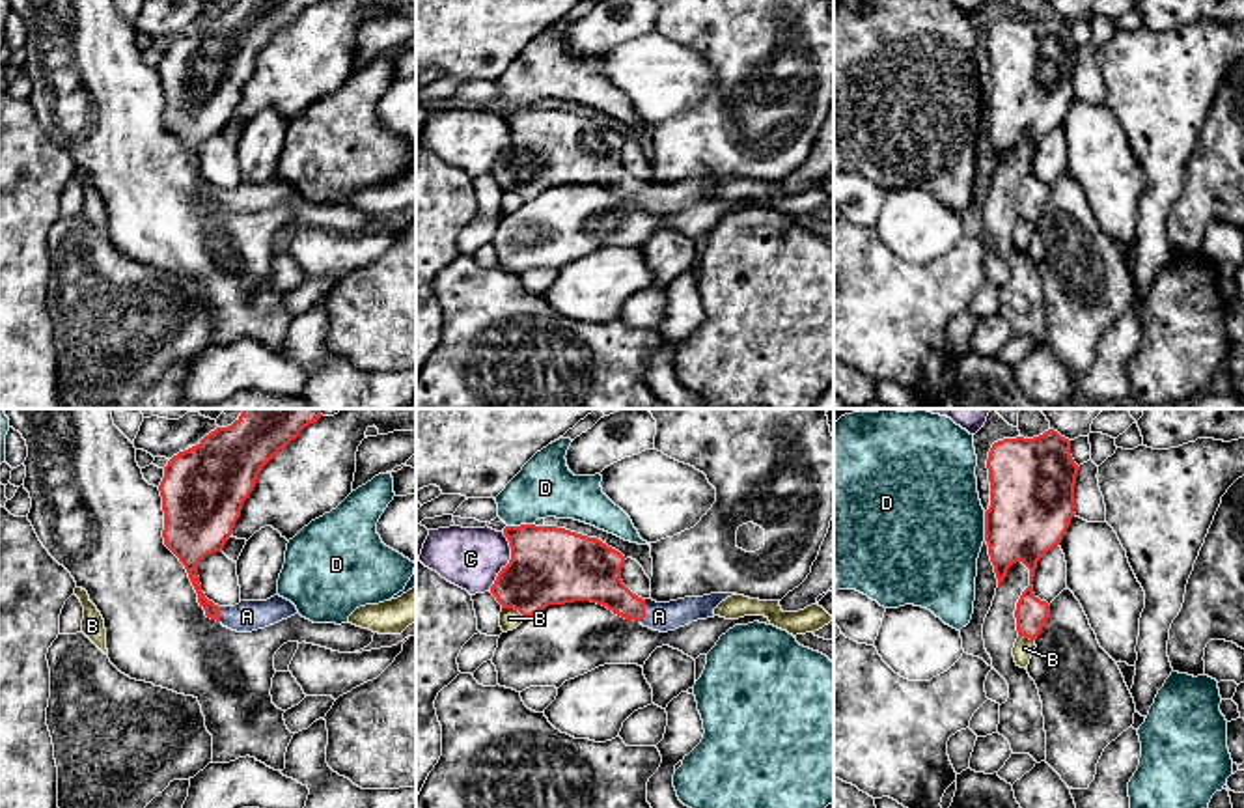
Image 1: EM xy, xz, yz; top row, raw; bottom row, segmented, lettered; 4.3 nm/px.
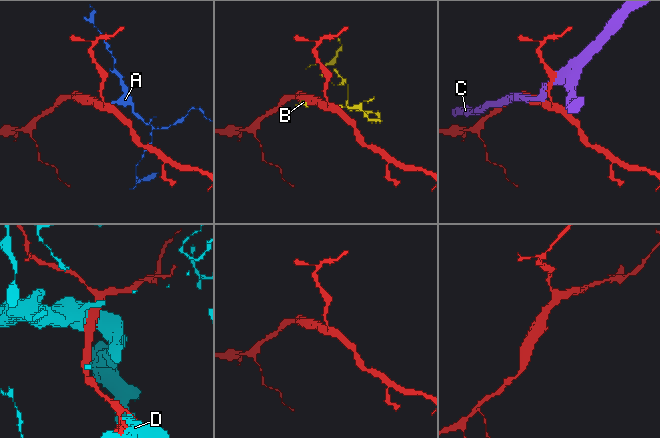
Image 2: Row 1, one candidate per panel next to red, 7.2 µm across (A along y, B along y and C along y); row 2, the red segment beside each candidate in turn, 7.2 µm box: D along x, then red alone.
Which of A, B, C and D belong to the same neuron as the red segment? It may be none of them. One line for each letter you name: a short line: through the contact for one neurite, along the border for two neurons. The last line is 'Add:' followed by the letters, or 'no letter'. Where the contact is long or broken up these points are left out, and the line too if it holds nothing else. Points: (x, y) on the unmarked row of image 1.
A: Line: xz (597, 159), (623, 185), (644, 193), (659, 198)
Add: A

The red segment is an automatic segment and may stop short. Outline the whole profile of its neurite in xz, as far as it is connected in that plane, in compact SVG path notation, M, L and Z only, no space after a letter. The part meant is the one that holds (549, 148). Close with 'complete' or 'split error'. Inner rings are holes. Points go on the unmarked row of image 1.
M505 108L511 142L498 155L491 175L502 190L530 200L548 187L591 183L614 196L668 215L698 202L737 175L711 175L670 185L642 181L621 162L625 138L597 119L558 108Z; split error

